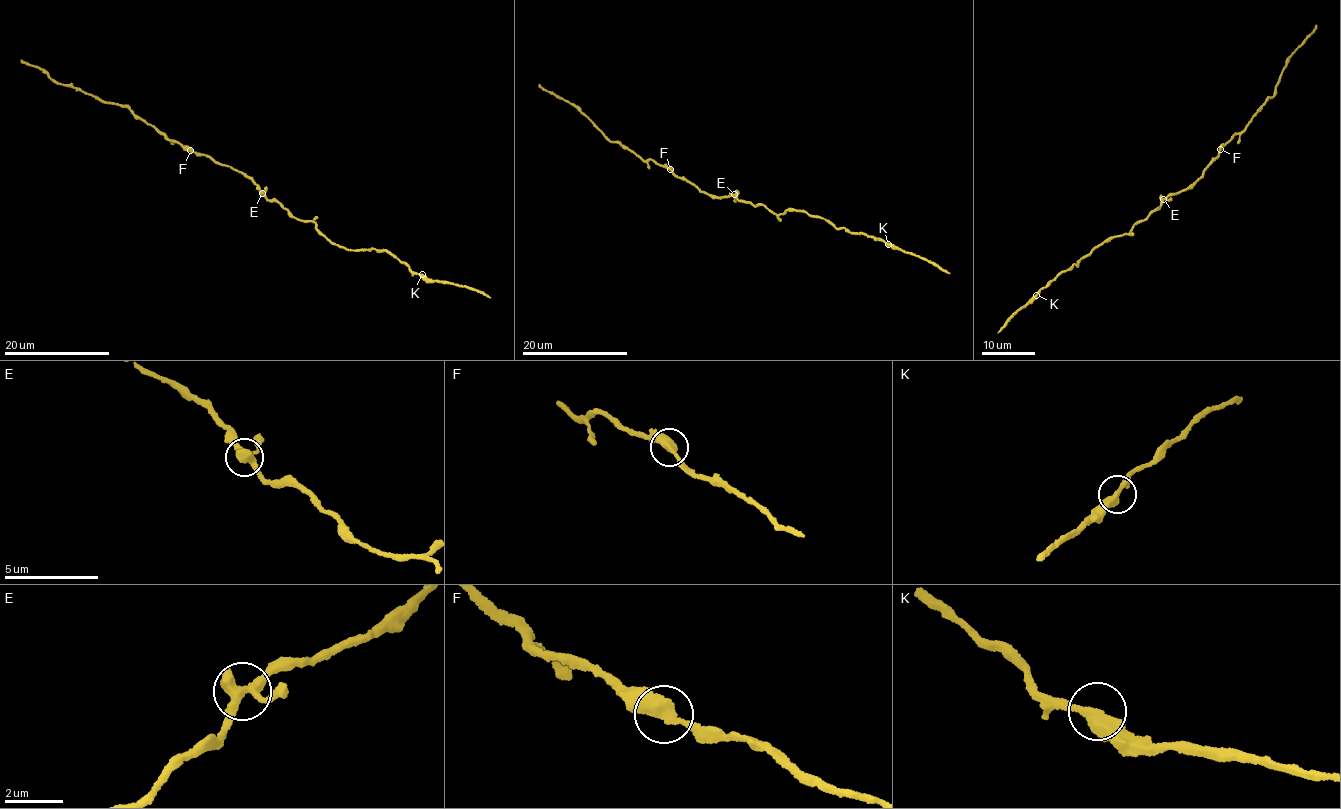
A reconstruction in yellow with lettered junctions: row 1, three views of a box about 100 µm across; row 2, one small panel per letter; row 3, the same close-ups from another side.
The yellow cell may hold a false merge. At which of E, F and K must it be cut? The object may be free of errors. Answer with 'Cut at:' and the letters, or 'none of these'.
Cut at: none of these

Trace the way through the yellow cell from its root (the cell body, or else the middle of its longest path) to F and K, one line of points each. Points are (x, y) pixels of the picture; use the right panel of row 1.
F: (1168, 197), (1204, 175), (1204, 169), (1219, 156), (1220, 149)
K: (1168, 197), (1128, 233), (1106, 241), (1077, 262), (1077, 265), (1048, 283), (1036, 295)

